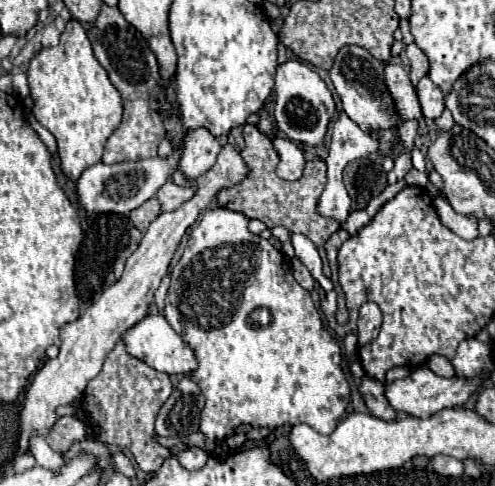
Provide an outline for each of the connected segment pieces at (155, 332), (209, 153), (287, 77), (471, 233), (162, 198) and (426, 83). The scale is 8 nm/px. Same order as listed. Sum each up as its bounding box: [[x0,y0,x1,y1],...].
[[121,315,197,373],[179,127,221,179],[273,59,335,145],[433,197,478,241],[157,178,193,211],[417,77,445,119]]

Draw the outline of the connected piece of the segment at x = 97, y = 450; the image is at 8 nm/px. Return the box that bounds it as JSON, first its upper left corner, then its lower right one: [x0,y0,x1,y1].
[63,439,109,467]

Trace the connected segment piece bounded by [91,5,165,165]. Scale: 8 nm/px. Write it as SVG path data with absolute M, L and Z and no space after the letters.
M103 5L95 21L95 37L91 39L93 39L95 57L107 69L111 83L123 95L123 107L125 107L121 125L113 131L113 135L105 143L103 163L111 165L111 163L155 157L157 145L163 139L165 129L163 129L163 119L157 113L157 101L155 101L161 91L161 75L153 51L145 43L143 35L125 21L121 11L109 5Z

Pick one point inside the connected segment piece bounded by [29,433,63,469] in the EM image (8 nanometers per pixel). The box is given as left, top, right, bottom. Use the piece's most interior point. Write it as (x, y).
(46, 457)

